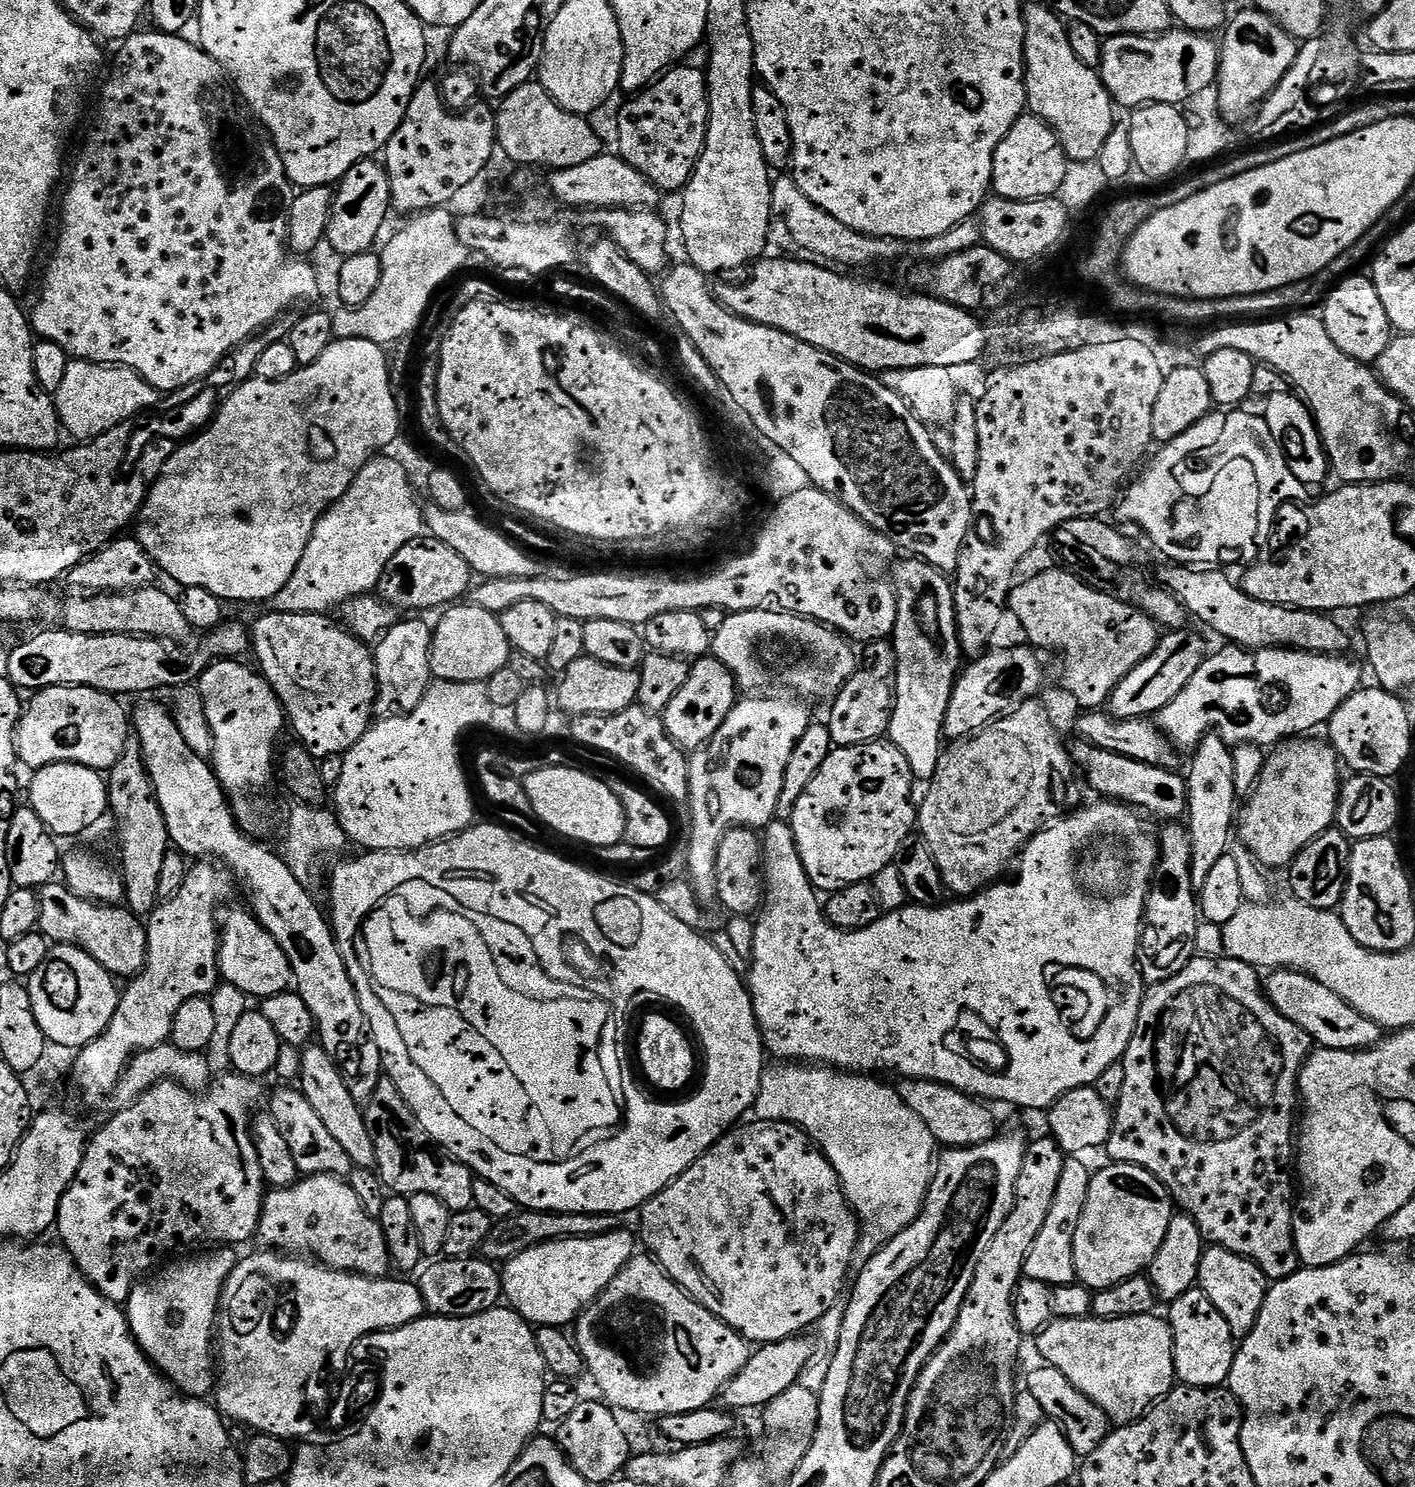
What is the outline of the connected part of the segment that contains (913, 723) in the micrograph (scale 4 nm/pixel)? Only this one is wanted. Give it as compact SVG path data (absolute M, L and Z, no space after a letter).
M919 558L904 559L908 560L901 559L890 572L890 579L896 586L896 596L906 609L906 618L899 621L892 640L892 648L896 651L896 705L887 739L898 746L902 754L906 754L906 762L910 762L910 770L917 781L931 782L938 770L938 758L942 751L940 740L944 736L946 710L962 671L960 635L956 629L956 593L953 581L933 564Z

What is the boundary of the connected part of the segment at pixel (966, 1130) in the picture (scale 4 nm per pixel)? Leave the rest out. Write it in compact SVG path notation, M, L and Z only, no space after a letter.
M908 1080L901 1083L898 1091L900 1097L926 1122L926 1130L935 1138L937 1145L945 1149L968 1148L971 1144L985 1144L997 1135L996 1120L992 1117L991 1107L985 1106L979 1099L951 1088L949 1084L936 1084L932 1080Z

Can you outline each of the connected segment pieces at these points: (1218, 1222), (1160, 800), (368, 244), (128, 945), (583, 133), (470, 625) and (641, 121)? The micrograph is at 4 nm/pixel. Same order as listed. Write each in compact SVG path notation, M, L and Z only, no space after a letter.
M1197 954L1192 957L1190 963L1188 963L1181 972L1174 974L1174 978L1166 978L1162 982L1151 985L1147 989L1148 993L1143 996L1139 1001L1140 1013L1136 1016L1136 1029L1131 1029L1128 1037L1128 1049L1124 1051L1122 1057L1122 1063L1124 1066L1124 1073L1126 1074L1126 1083L1122 1085L1122 1094L1120 1099L1115 1101L1114 1115L1112 1117L1112 1132L1108 1135L1107 1149L1109 1161L1118 1164L1133 1164L1138 1166L1142 1170L1146 1170L1150 1174L1154 1174L1154 1178L1158 1178L1158 1182L1168 1192L1169 1197L1177 1205L1180 1204L1187 1215L1194 1218L1194 1222L1200 1227L1200 1232L1204 1235L1205 1241L1211 1242L1213 1245L1230 1250L1234 1254L1239 1256L1245 1256L1247 1260L1255 1260L1256 1264L1264 1271L1265 1276L1269 1281L1275 1282L1277 1280L1284 1280L1290 1274L1300 1271L1302 1265L1300 1262L1300 1255L1296 1249L1296 1239L1294 1238L1294 1222L1292 1221L1294 1215L1294 1176L1290 1171L1290 1165L1294 1160L1294 1121L1298 1116L1298 1085L1300 1083L1300 1072L1304 1068L1304 1064L1307 1062L1309 1056L1314 1051L1314 1045L1312 1039L1306 1034L1306 1030L1302 1030L1302 1026L1294 1026L1294 1022L1290 1022L1290 1018L1286 1018L1282 1014L1278 1014L1278 1010L1274 1007L1267 998L1267 995L1262 987L1262 976L1259 976L1257 969L1253 965L1246 962L1238 962L1237 960L1229 960L1227 958L1219 958L1215 960L1212 956L1203 956L1203 954Z
M1085 742L1071 745L1070 755L1075 767L1084 771L1084 776L1088 779L1089 786L1097 792L1097 797L1123 802L1145 813L1153 812L1164 820L1176 820L1179 816L1181 819L1188 811L1188 785L1183 775L1175 776L1175 771L1150 766L1146 762L1138 762L1134 758L1126 758L1122 754L1114 754Z
M375 159L358 162L341 178L339 184L335 185L332 198L332 217L328 223L326 237L327 247L332 247L337 252L337 257L340 258L373 251L372 243L379 238L380 231L384 228L384 219L387 218L388 212L390 213L391 202L392 191L388 181L388 171L384 168L383 163L377 162Z
M53 882L39 889L38 931L57 944L77 944L113 978L131 978L144 969L148 953L148 929L145 921L127 907L115 903L97 903L78 895L64 882Z
M539 82L518 86L518 90L499 101L495 114L499 151L504 151L513 160L513 165L537 164L555 170L579 166L581 162L590 162L590 158L601 155L602 139L595 132L591 119L558 106Z
M460 602L444 614L440 621L435 621L432 633L430 670L436 680L478 684L486 682L490 674L509 667L514 649L506 638L506 630L502 630L497 613L482 610L471 602Z
M684 67L669 68L659 80L633 95L621 110L618 120L618 155L664 194L679 193L688 185L696 163L700 160L708 133L708 78L705 69Z

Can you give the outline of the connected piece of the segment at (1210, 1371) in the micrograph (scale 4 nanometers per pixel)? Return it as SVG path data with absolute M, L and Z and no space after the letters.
M1197 1286L1186 1290L1182 1298L1171 1301L1169 1308L1172 1309L1166 1313L1166 1319L1172 1328L1177 1381L1190 1388L1219 1388L1227 1385L1238 1341L1226 1318L1218 1314L1218 1306L1214 1306L1214 1302L1210 1302L1208 1295Z

